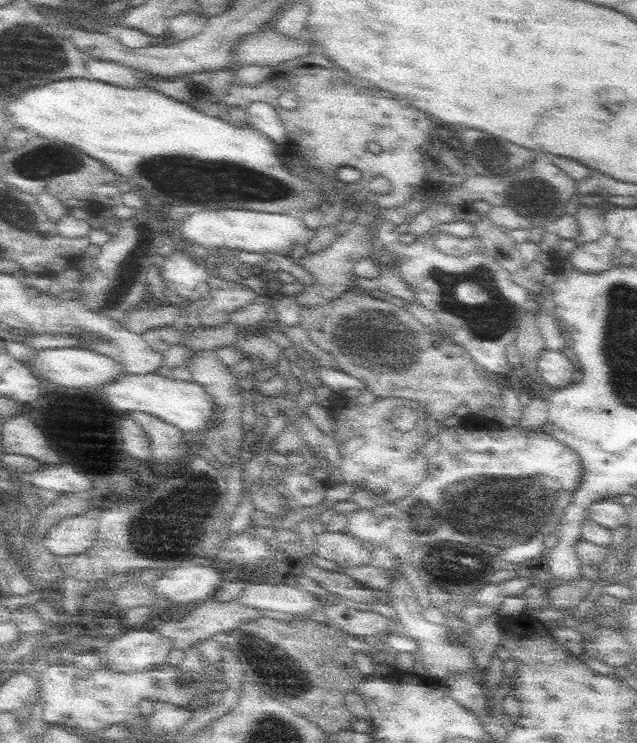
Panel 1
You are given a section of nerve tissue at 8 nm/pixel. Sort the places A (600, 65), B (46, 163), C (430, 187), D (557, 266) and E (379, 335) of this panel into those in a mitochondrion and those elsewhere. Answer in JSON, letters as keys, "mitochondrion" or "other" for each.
{"A":"other","B":"mitochondrion","C":"other","D":"other","E":"mitochondrion"}

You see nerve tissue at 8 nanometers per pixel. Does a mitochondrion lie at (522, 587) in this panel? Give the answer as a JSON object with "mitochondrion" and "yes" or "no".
{"mitochondrion":"no"}

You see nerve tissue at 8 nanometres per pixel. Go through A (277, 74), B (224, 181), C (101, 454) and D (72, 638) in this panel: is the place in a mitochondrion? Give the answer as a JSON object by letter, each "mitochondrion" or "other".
{"A":"other","B":"mitochondrion","C":"other","D":"mitochondrion"}

